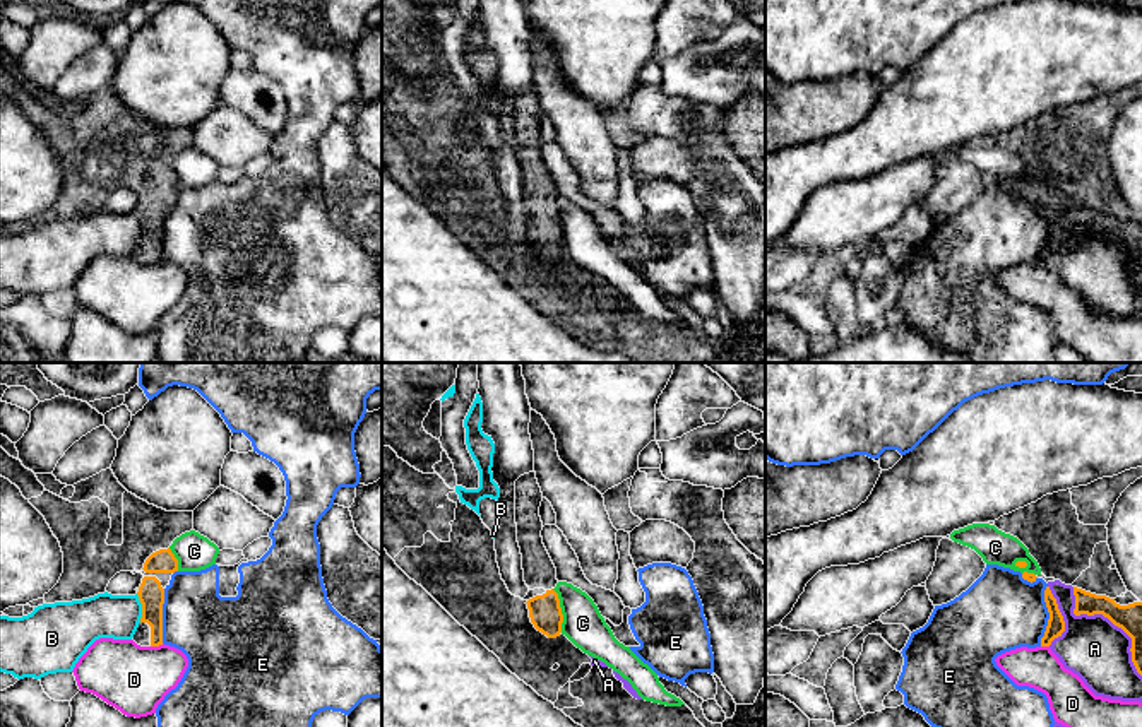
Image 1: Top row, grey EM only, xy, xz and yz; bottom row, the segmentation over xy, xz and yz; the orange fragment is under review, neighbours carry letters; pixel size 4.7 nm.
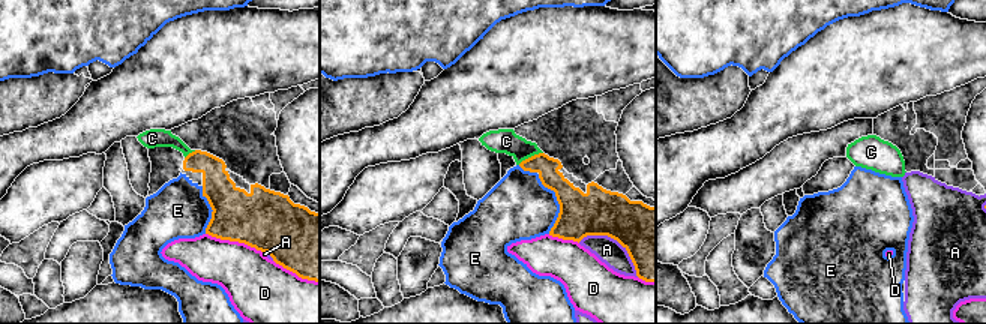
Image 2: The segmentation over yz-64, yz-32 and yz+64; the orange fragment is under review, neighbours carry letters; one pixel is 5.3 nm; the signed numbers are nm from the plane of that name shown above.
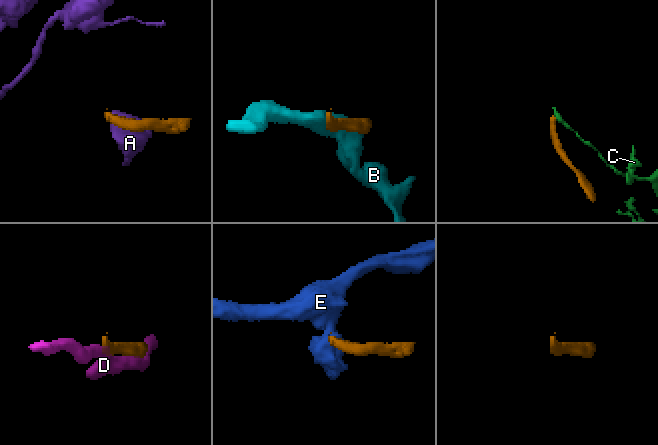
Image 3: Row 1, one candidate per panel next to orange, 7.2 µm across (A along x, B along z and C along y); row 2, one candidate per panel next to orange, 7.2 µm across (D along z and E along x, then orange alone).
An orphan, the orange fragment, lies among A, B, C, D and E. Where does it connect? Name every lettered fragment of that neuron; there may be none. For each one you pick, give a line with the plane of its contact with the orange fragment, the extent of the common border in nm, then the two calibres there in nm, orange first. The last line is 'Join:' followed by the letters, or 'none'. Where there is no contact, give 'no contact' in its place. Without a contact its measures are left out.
Join: none

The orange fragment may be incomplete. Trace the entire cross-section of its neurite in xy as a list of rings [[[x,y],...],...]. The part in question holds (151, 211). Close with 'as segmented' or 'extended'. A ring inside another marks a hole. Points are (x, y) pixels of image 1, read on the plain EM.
[[[144,193],[137,212],[142,234],[132,257],[140,263],[159,263],[163,262],[164,205],[156,193]]]; extended

